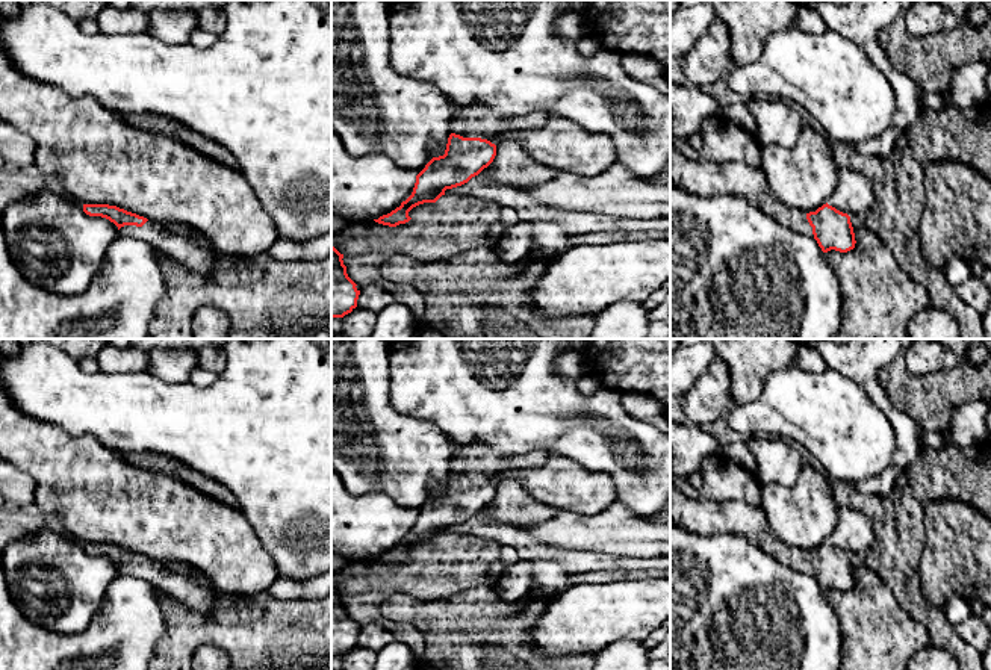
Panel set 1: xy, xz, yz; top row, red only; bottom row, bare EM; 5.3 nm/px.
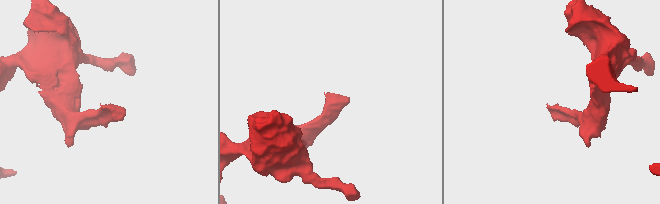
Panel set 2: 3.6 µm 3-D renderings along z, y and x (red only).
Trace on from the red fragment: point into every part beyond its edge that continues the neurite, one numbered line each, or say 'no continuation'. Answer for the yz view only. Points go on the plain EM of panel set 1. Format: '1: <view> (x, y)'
1: yz (689, 511)

